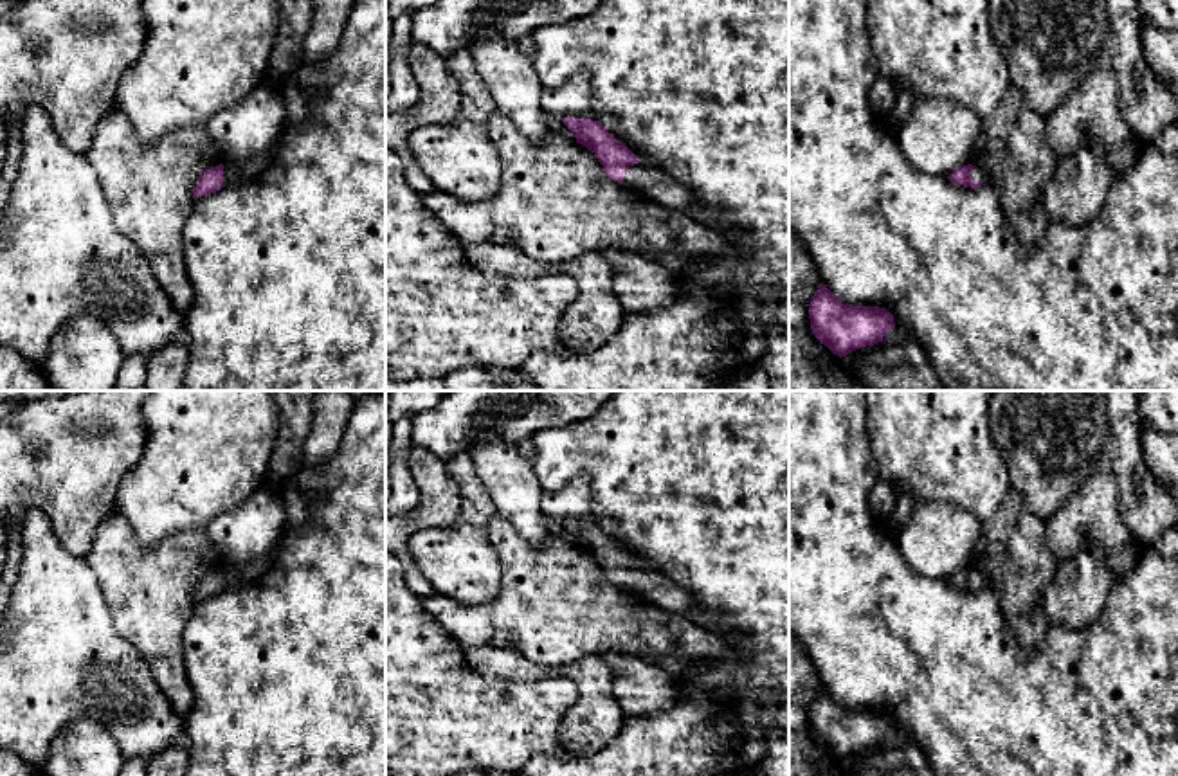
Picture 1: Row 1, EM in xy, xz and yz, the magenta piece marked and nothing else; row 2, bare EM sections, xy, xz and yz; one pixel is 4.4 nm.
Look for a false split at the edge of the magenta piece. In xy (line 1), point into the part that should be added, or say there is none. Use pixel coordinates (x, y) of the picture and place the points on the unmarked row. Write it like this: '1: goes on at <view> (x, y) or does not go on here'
1: goes on at xy (233, 577)

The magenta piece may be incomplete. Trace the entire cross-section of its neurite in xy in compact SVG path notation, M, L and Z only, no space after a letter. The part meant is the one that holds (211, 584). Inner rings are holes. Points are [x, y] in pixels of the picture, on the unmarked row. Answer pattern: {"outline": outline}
{"outline": "M277 544L259 560L249 564L247 567L231 567L223 565L216 571L207 573L193 594L193 601L198 603L211 596L220 594L223 589L236 589L245 583L256 582L261 578L268 567L272 567L277 553Z"}

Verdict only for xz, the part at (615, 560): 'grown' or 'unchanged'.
grown

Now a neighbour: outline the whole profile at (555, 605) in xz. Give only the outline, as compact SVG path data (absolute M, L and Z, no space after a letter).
M501 515L492 519L488 537L503 571L494 603L467 607L439 596L420 598L463 648L503 636L542 666L587 654L629 654L675 677L731 655L722 634L611 583L594 556L562 537L530 544Z

